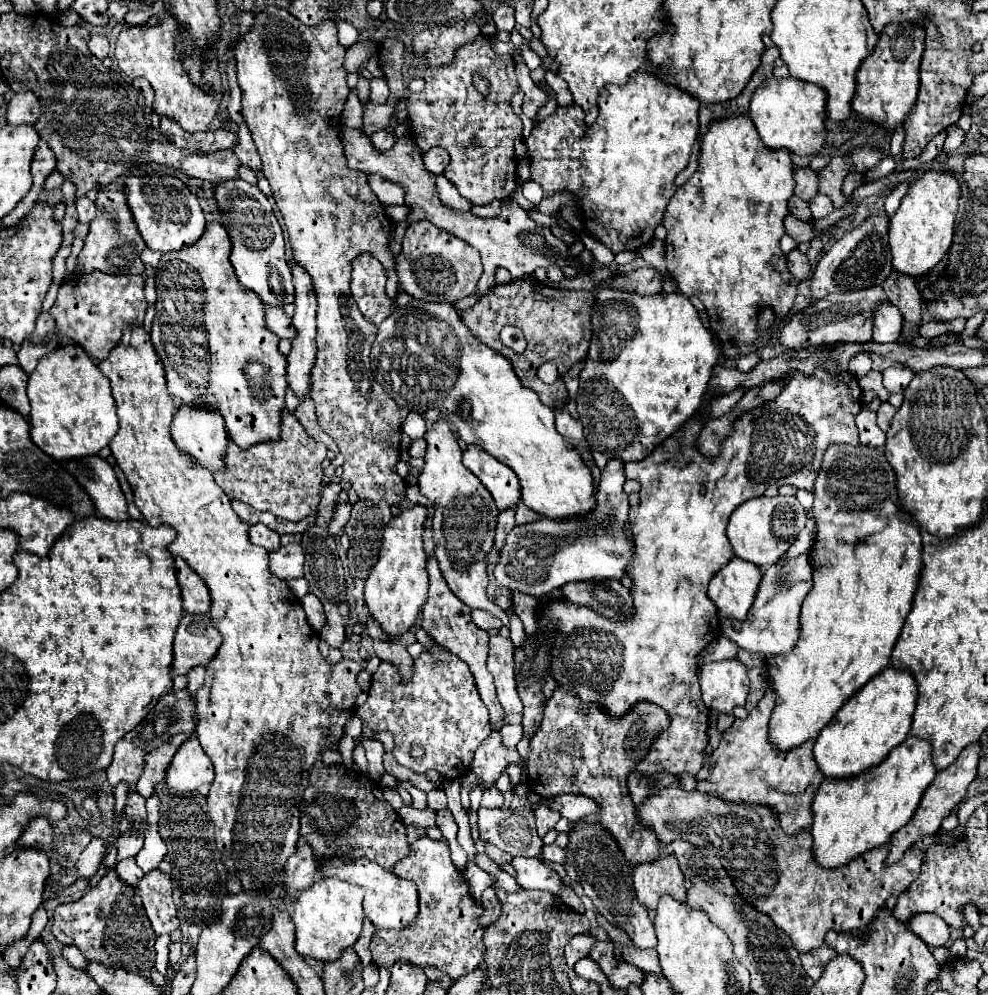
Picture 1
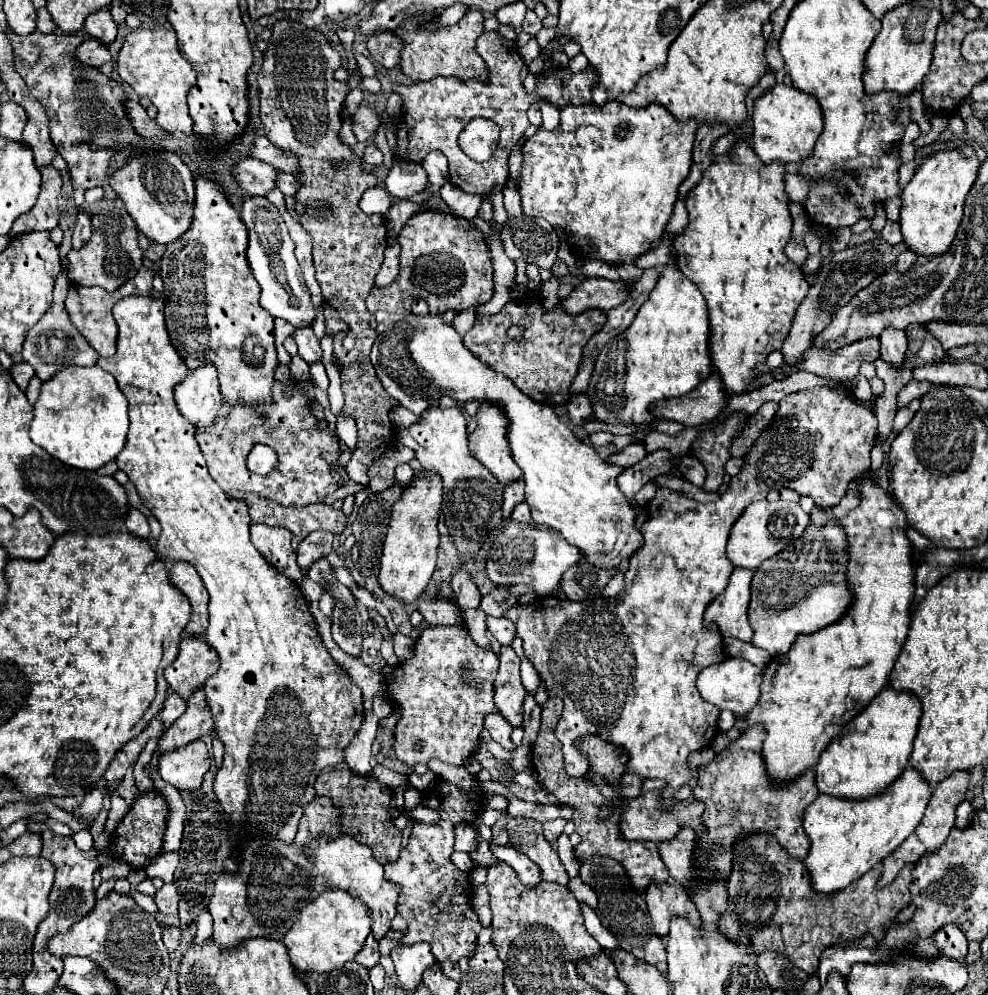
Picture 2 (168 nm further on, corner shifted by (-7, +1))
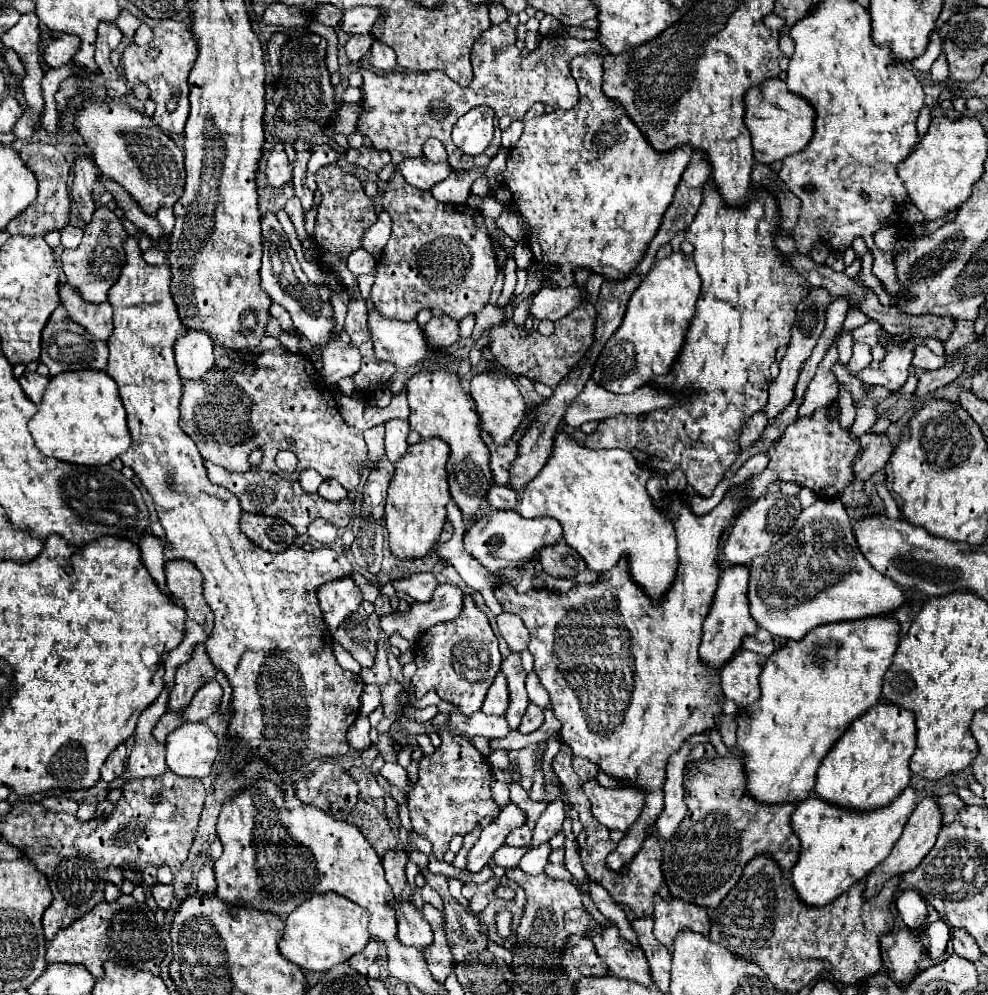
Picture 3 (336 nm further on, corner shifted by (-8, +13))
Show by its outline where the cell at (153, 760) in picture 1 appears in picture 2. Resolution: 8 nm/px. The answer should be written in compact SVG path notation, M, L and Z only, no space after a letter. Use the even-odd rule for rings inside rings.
M196 689L190 699L186 711L172 723L172 727L160 737L158 741L158 753L174 751L184 745L188 745L194 739L200 739L212 729L212 717L206 707L204 691Z

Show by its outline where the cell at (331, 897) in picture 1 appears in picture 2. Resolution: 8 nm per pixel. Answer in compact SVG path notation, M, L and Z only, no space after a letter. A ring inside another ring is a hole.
M326 889L302 911L298 921L284 937L292 965L306 973L328 973L352 961L370 935L370 913L358 897L350 897L346 889Z

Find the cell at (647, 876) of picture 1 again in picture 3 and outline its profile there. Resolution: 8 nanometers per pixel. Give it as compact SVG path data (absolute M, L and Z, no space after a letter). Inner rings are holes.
M655 897L653 921L655 921L653 933L655 933L657 941L665 947L673 945L673 939L677 937L677 933L681 929L691 929L705 937L709 935L707 909L685 903L675 897L669 897L667 901L663 901L661 897Z

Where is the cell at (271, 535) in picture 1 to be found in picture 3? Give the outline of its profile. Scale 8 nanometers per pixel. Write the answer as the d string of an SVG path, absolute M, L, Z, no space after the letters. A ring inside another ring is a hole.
M253 513L241 515L241 533L247 535L257 547L273 553L289 549L295 541L295 529L287 521Z

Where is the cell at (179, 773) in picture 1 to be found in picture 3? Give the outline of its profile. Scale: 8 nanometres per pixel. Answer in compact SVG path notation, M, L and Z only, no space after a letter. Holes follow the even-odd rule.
M183 723L167 737L167 767L179 777L203 779L209 775L219 741L205 723Z

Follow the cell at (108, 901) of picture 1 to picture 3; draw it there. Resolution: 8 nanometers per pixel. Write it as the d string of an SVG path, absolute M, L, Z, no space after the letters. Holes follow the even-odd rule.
M121 895L117 901L99 903L95 909L73 921L67 929L59 931L47 941L47 963L75 963L85 965L95 979L103 977L103 963L113 961L135 969L147 969L159 975L161 961L165 957L163 933L157 929L153 911L147 905L135 905L131 895Z

